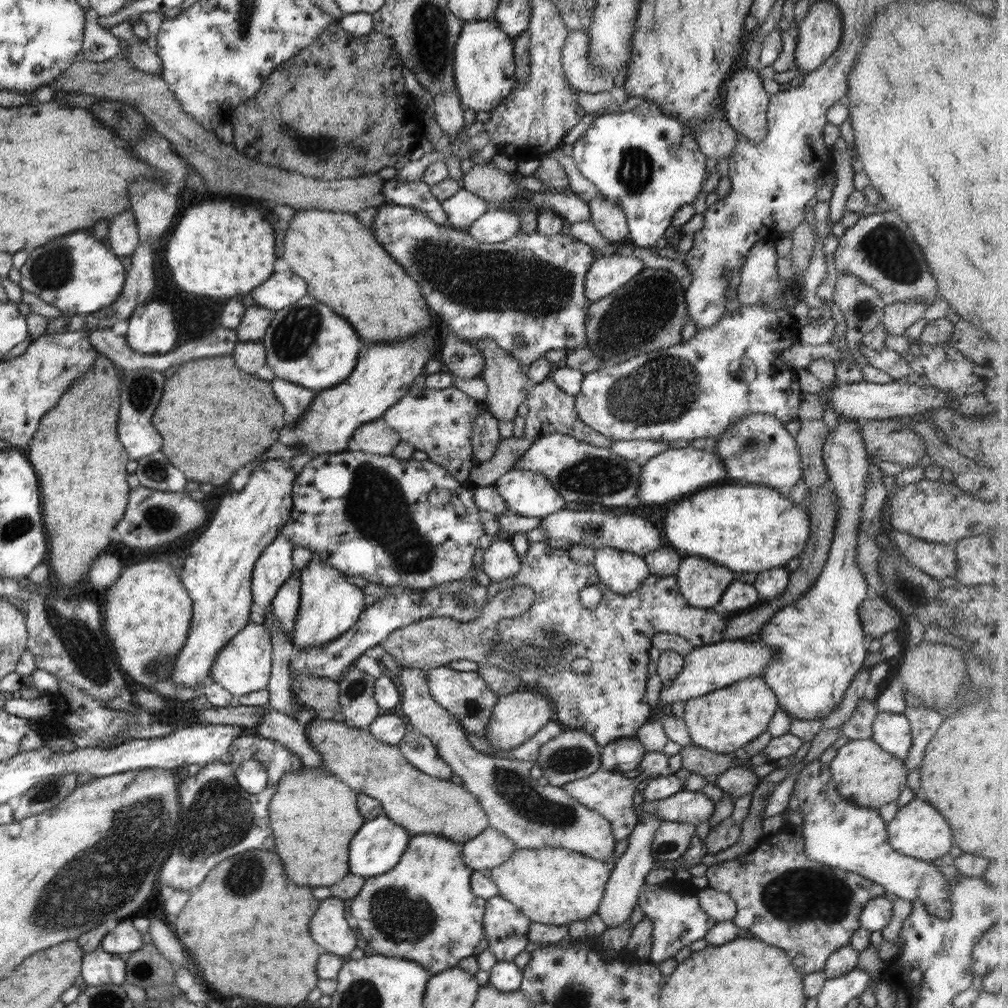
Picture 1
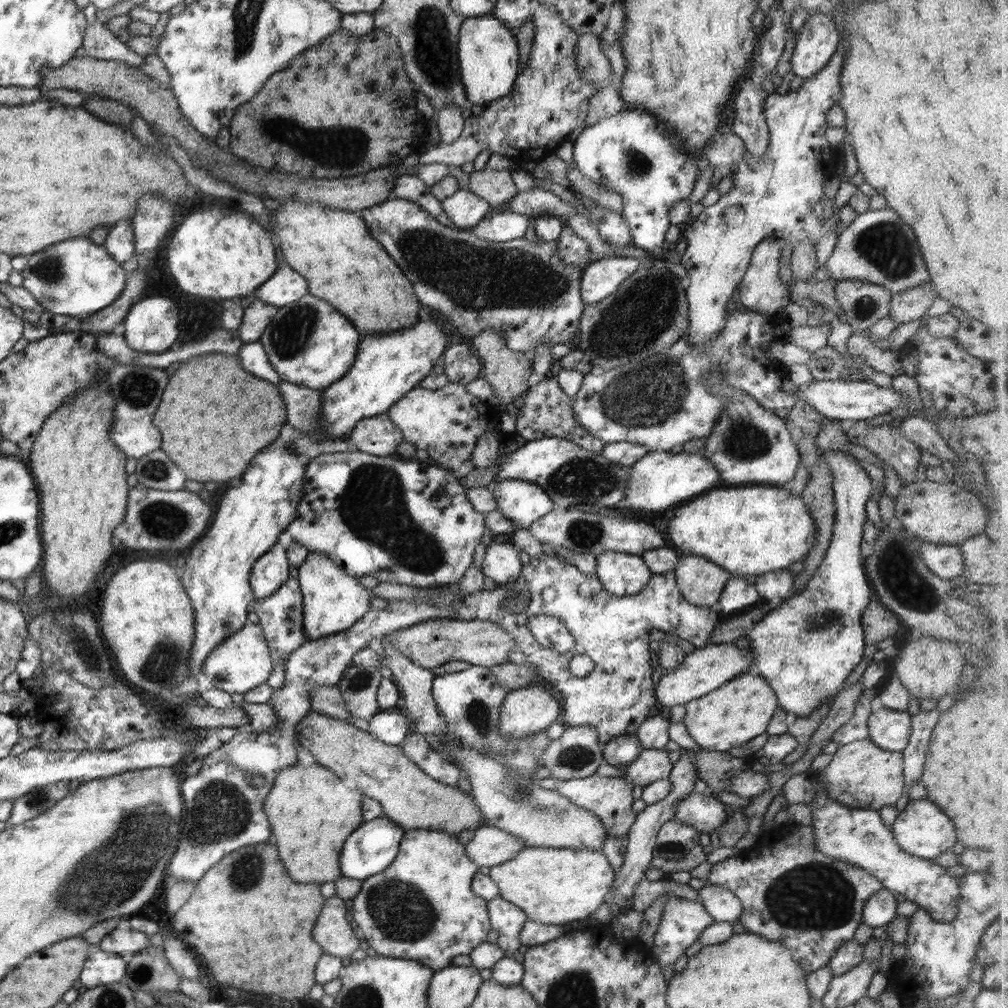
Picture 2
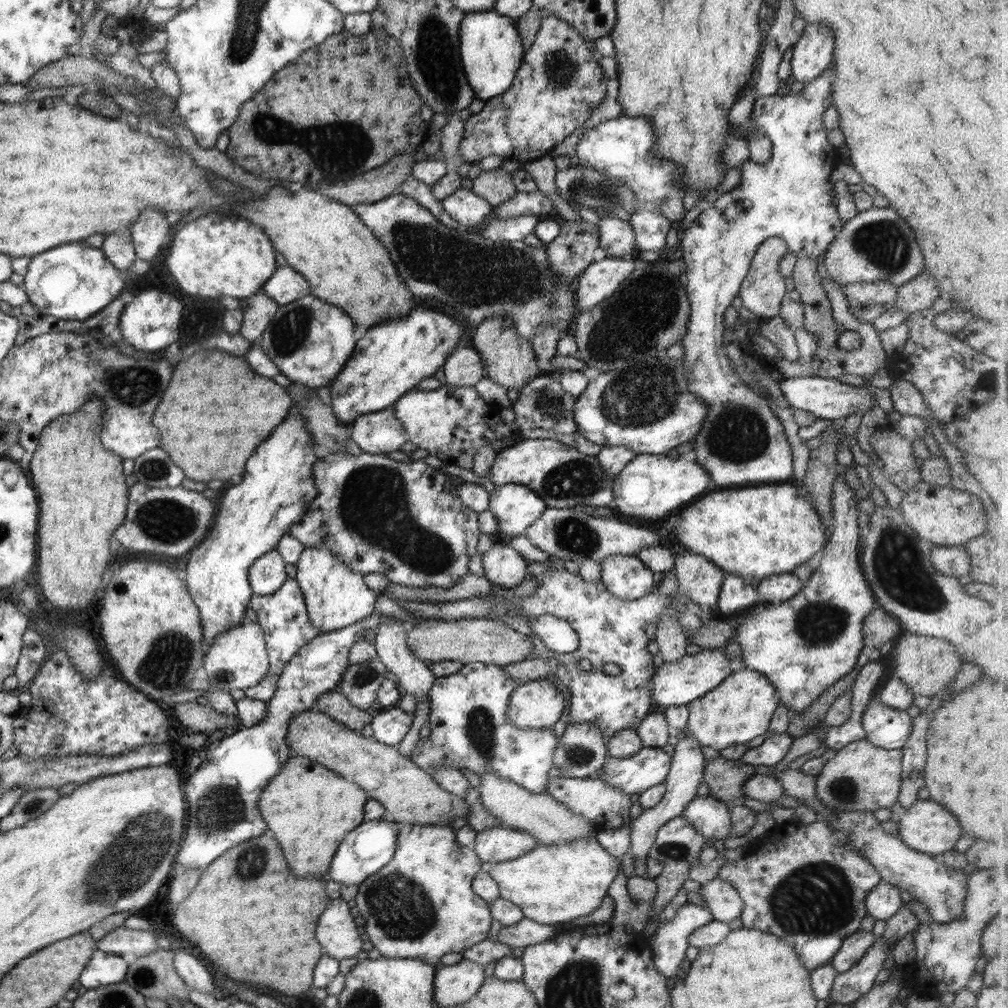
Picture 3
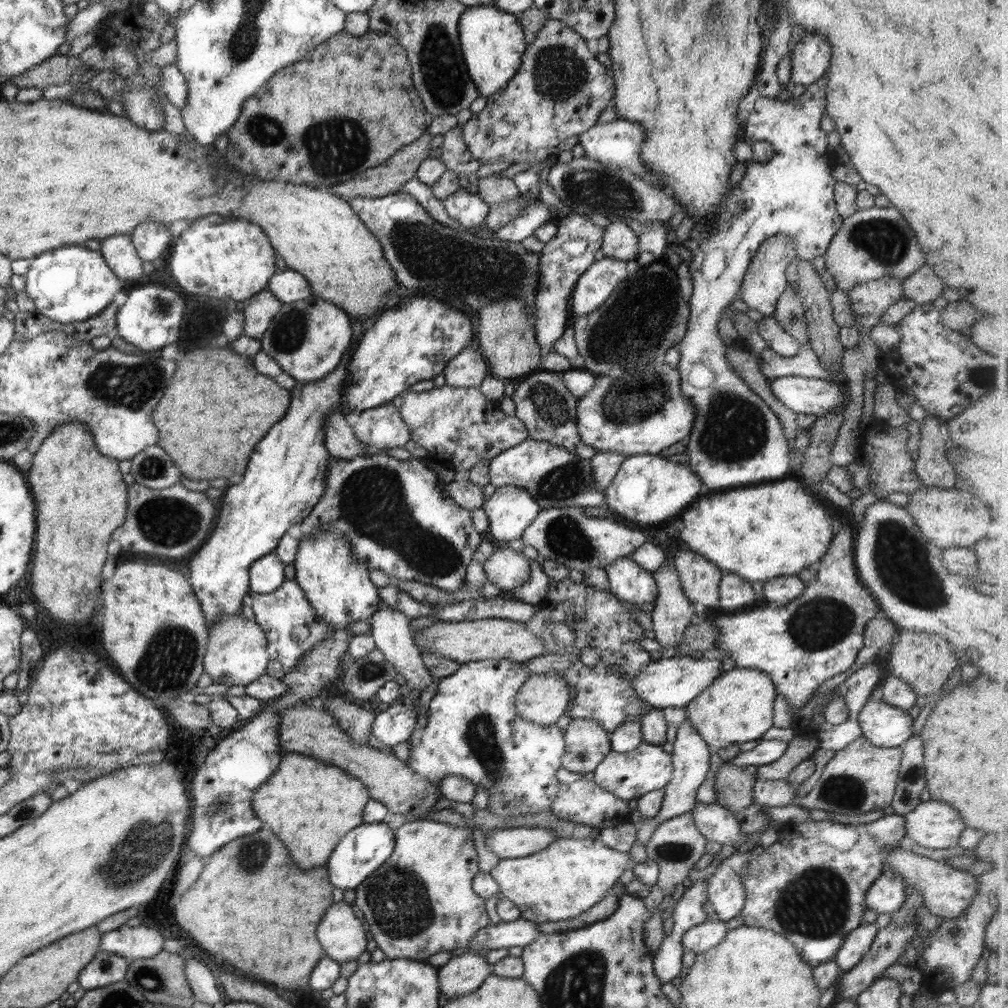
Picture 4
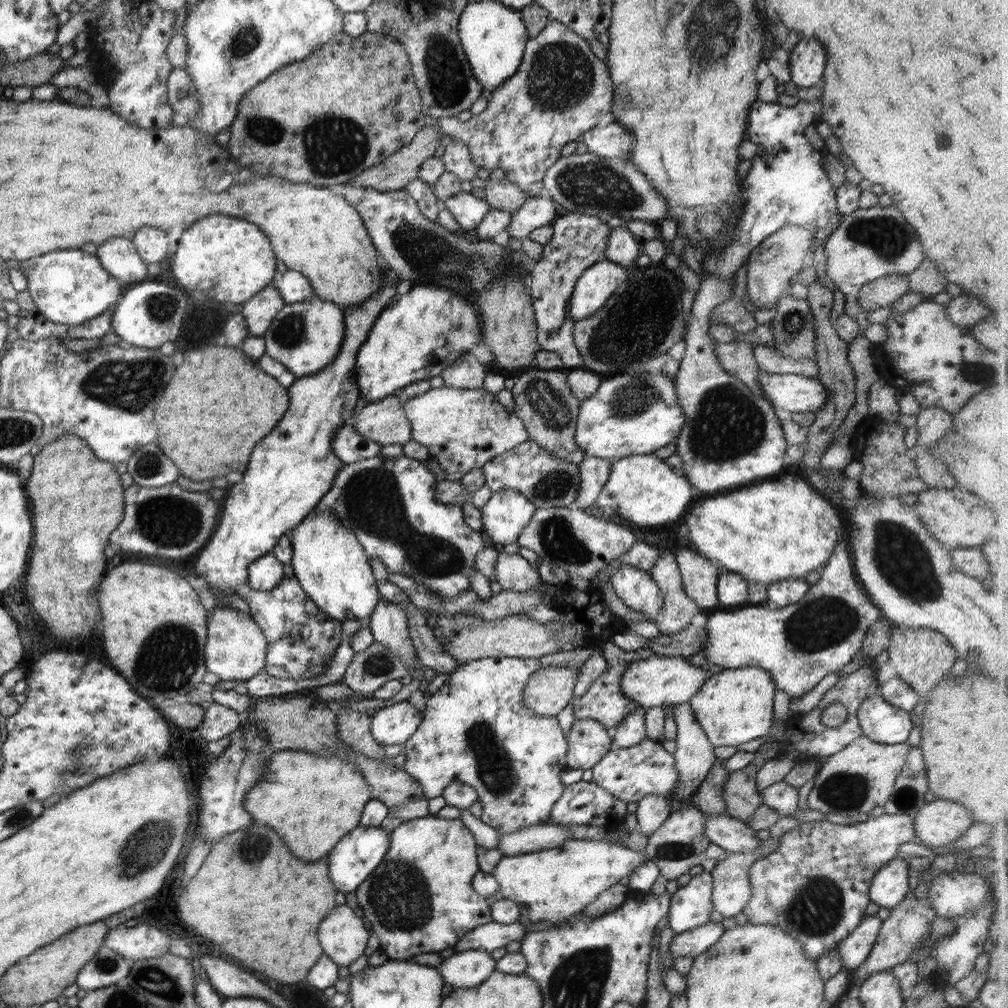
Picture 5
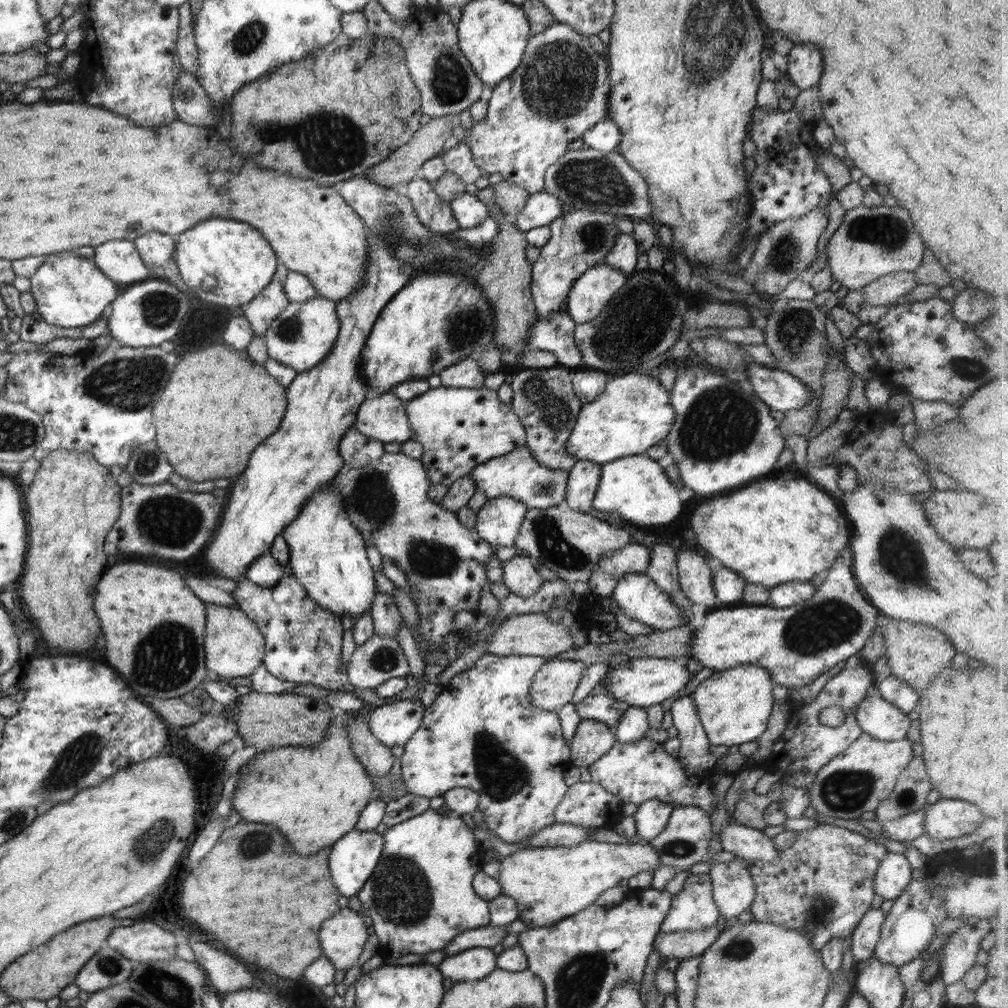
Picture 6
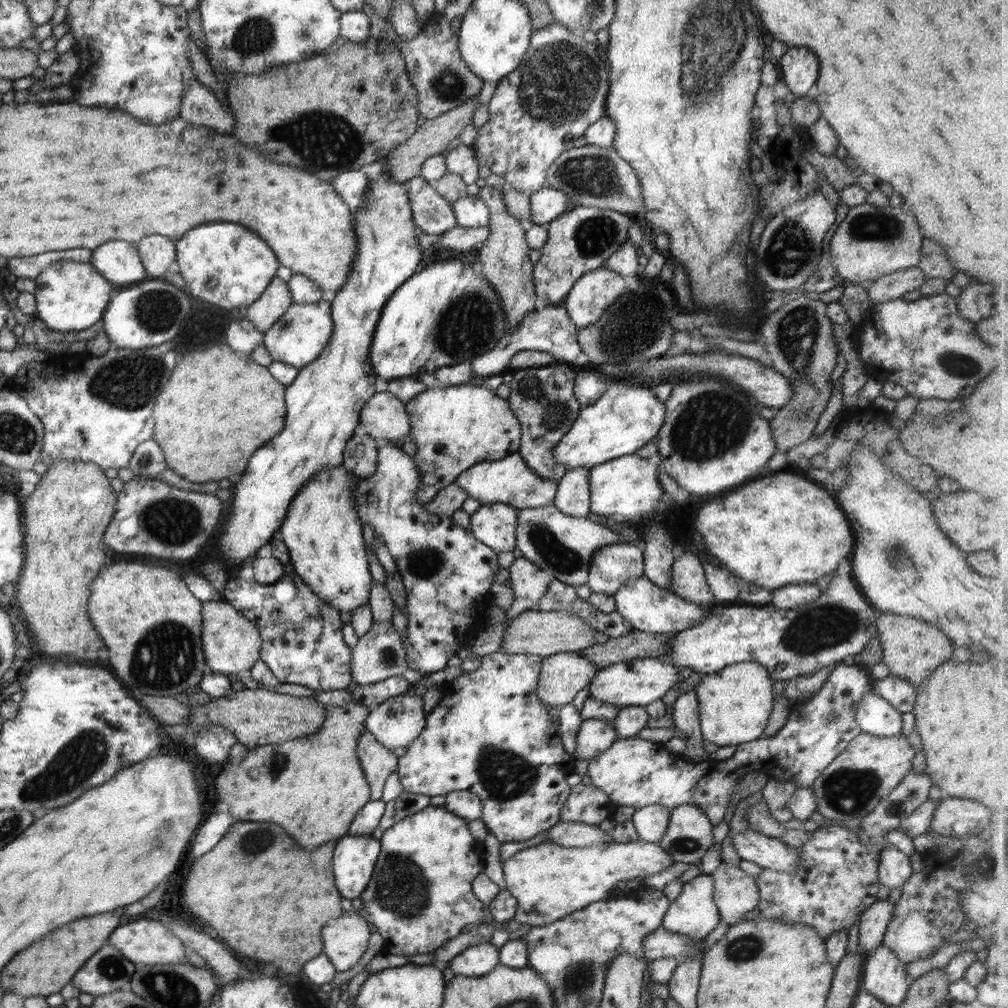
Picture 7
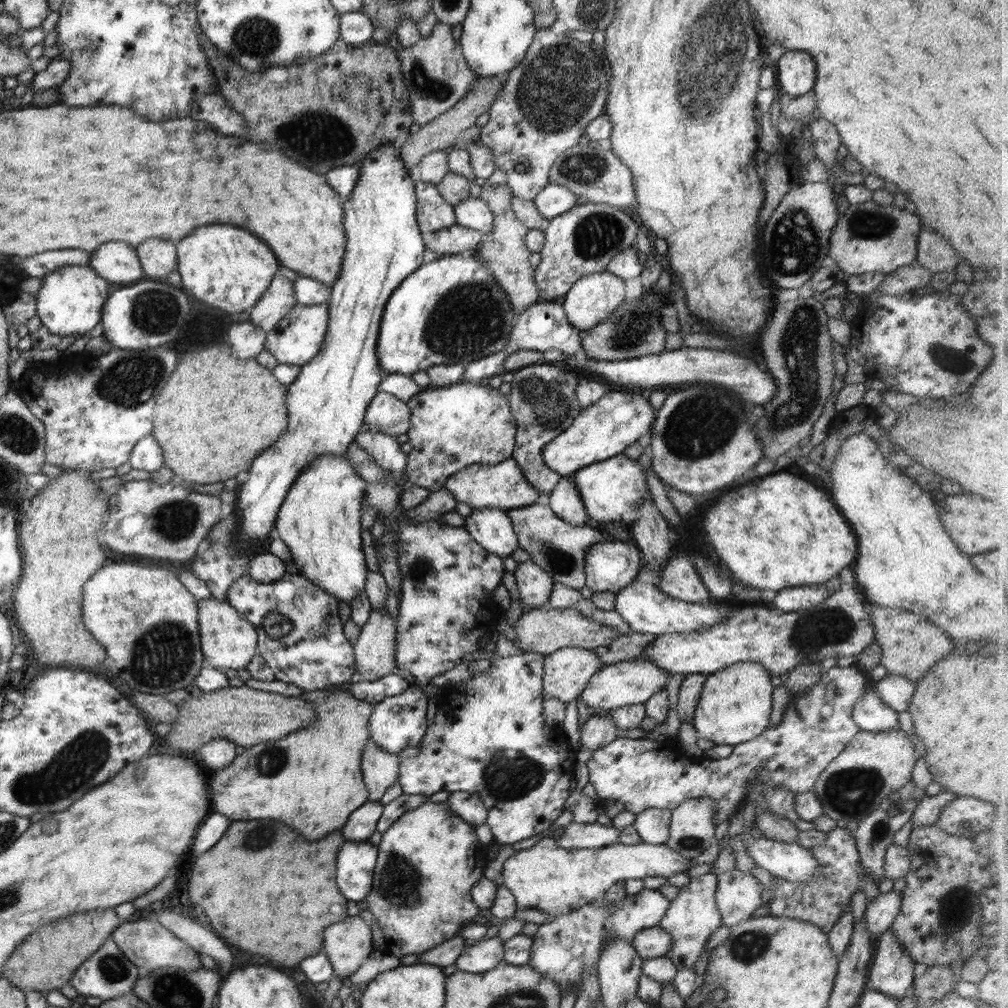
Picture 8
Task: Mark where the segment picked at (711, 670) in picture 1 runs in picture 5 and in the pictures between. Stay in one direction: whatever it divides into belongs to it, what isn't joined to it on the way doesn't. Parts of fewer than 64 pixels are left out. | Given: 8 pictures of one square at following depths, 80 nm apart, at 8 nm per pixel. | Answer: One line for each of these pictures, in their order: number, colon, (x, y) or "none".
2: (705, 669)
3: (676, 683)
4: (675, 681)
5: (656, 681)

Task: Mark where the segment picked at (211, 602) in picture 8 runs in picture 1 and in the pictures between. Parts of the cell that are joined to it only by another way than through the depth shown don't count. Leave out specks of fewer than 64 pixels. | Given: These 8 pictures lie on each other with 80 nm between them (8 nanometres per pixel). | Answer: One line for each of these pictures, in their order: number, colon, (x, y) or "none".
1: (242, 666)
2: (242, 661)
3: (237, 658)
4: (236, 653)
5: (235, 649)
6: (234, 645)
7: (231, 643)

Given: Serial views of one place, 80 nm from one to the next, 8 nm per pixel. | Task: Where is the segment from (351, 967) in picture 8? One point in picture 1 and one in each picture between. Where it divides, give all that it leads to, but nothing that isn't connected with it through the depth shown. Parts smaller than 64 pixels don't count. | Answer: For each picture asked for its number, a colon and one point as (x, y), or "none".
1: (331, 927)
2: (333, 931)
3: (337, 931)
4: (343, 936)
5: (343, 936)
6: (343, 937)
7: (345, 940)

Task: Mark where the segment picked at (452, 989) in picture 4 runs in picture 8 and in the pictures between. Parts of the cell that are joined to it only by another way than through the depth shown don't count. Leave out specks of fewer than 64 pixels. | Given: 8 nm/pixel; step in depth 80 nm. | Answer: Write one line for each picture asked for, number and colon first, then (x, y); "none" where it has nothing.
5: (468, 969)
6: (471, 965)
7: (478, 960)
8: (481, 955)

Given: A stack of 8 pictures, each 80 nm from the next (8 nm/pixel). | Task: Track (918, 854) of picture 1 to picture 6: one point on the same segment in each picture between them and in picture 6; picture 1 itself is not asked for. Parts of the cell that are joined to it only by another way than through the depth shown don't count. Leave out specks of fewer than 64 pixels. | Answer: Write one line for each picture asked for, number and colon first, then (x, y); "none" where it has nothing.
2: (922, 828)
3: (928, 827)
4: (933, 824)
5: (940, 822)
6: (945, 819)

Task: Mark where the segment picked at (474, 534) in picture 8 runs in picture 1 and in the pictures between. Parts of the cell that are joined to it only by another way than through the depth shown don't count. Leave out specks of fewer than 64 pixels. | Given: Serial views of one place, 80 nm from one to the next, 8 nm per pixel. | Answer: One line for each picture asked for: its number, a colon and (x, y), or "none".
1: (529, 494)
2: (523, 502)
3: (515, 507)
4: (511, 509)
5: (506, 514)
6: (498, 522)
7: (494, 525)

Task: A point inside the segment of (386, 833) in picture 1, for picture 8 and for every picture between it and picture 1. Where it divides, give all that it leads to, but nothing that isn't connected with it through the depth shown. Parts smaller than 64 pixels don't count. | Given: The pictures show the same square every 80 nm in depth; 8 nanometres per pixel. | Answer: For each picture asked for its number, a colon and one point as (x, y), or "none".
2: (370, 849)
3: (364, 851)
4: (364, 849)
5: (354, 858)
6: (353, 858)
7: (355, 857)
8: (356, 862)

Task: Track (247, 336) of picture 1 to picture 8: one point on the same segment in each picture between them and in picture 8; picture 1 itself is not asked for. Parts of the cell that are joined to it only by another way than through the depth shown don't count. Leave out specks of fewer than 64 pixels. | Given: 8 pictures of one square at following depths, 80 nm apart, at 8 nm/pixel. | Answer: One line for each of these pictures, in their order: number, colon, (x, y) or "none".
2: (257, 316)
3: (261, 309)
4: (262, 307)
5: (259, 311)
6: (263, 309)
7: (263, 313)
8: (278, 301)

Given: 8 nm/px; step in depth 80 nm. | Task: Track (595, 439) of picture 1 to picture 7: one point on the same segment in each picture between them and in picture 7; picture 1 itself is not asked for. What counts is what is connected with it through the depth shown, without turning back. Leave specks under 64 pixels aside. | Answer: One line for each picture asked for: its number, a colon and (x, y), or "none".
2: (548, 411)
3: (544, 410)
4: (547, 408)
5: (543, 399)
6: (543, 398)
7: (542, 398)

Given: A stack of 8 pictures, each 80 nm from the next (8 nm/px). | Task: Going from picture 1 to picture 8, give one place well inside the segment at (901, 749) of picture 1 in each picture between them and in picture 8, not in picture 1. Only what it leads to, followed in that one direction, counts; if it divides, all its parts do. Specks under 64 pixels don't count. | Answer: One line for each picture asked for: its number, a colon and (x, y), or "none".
2: (889, 729)
3: (885, 727)
4: (886, 726)
5: (884, 723)
6: (878, 718)
7: (874, 715)
8: (870, 713)

